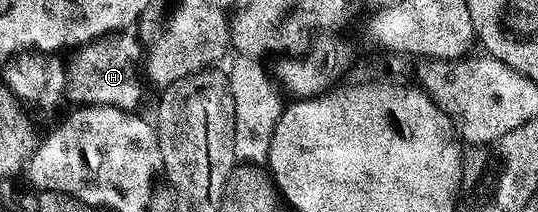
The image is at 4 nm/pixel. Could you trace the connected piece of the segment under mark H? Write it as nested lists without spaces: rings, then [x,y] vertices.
[[[122,31],[116,34],[109,34],[92,41],[88,45],[80,47],[74,53],[75,58],[67,71],[66,99],[72,100],[72,105],[86,106],[89,104],[100,104],[101,106],[113,106],[120,108],[123,112],[134,113],[135,108],[143,100],[143,84],[139,81],[139,68],[141,72],[141,44],[130,31]]]

